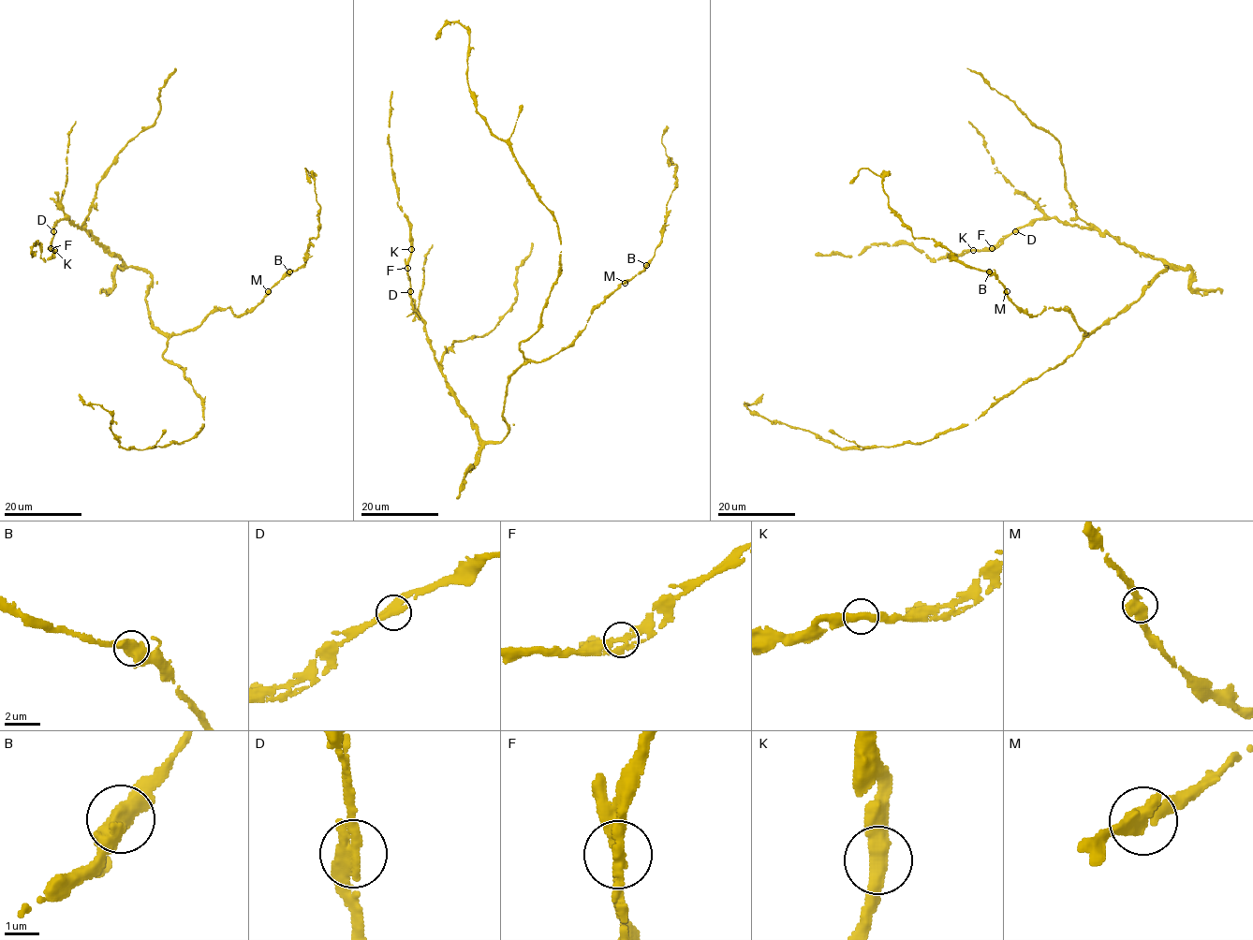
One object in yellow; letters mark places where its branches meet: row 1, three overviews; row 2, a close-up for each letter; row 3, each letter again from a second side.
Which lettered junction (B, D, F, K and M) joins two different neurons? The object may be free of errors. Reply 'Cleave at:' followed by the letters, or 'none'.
Cleave at: none

